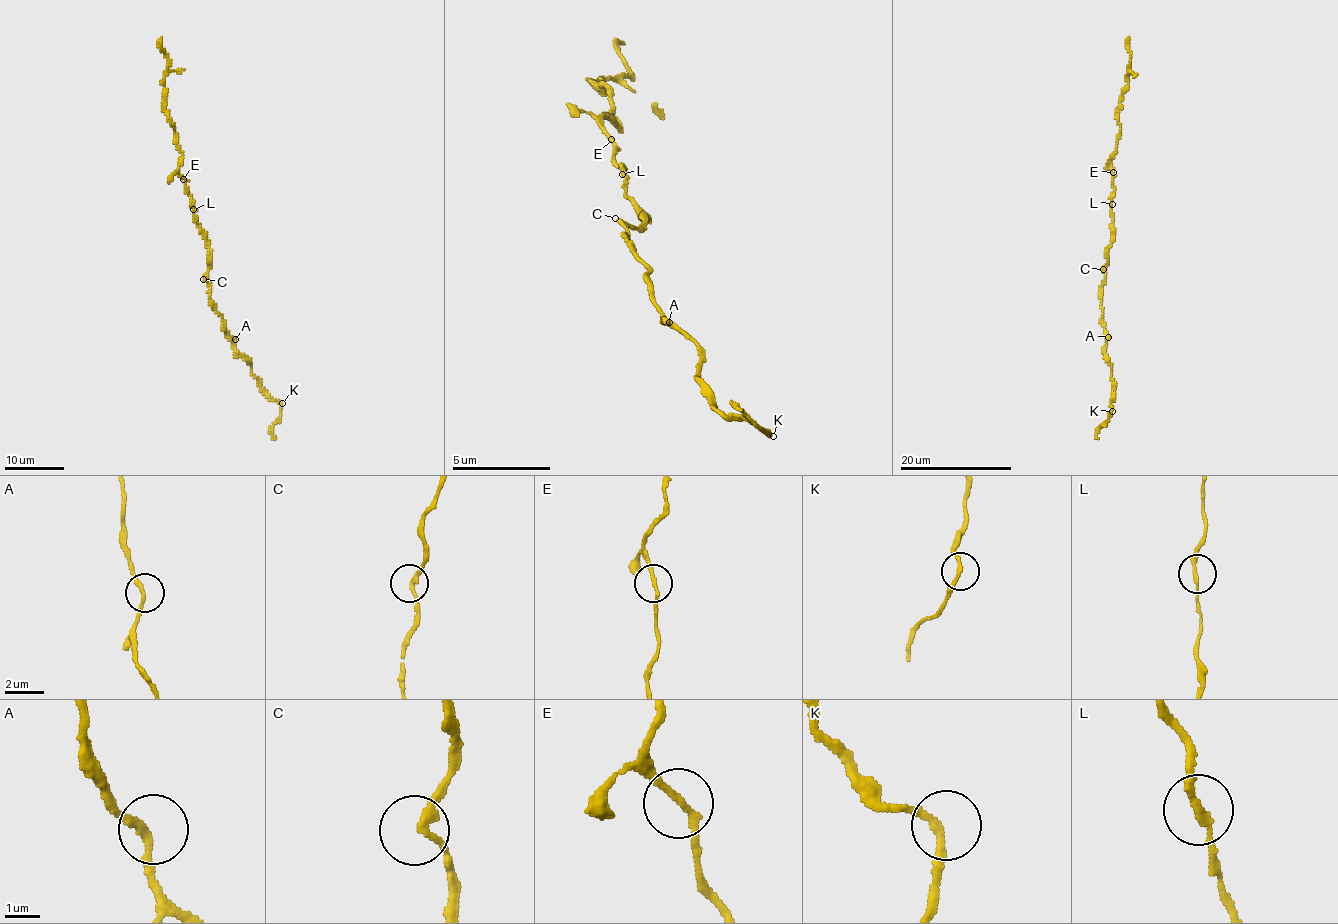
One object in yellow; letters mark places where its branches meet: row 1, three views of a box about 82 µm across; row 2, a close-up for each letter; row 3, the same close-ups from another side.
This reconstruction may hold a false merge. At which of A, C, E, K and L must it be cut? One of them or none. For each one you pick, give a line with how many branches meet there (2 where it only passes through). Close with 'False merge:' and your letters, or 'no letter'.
False merge: no letter

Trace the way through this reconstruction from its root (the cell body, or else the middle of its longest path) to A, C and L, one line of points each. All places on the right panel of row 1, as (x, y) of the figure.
A: (1111, 242), (1100, 302), (1102, 323), (1108, 337)
C: (1111, 242), (1103, 269)
L: (1111, 242), (1112, 204)

